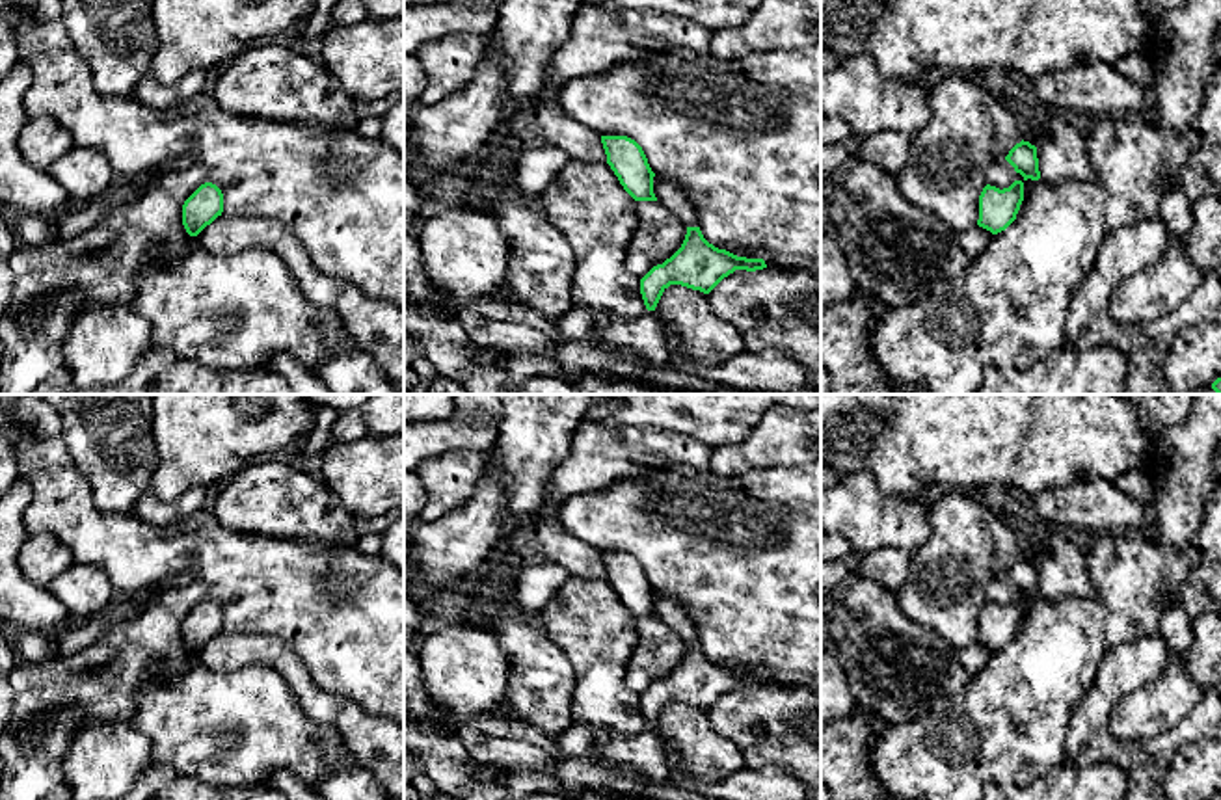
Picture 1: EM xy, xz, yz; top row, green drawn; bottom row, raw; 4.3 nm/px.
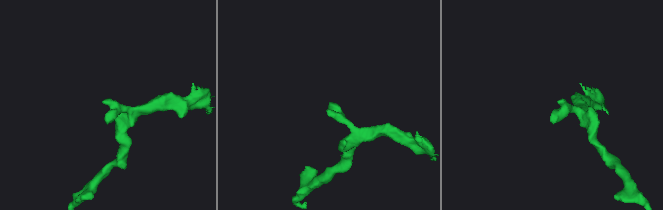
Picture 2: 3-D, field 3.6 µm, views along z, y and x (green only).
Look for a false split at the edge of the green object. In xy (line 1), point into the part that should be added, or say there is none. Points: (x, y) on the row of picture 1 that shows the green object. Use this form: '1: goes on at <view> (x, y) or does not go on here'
1: does not go on here

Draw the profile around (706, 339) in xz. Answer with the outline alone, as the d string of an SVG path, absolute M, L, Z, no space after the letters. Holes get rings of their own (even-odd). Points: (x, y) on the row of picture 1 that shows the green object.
M670 285L653 313L657 322L668 324L681 340L679 353L694 363L724 363L745 350L737 327L724 322L700 290Z

